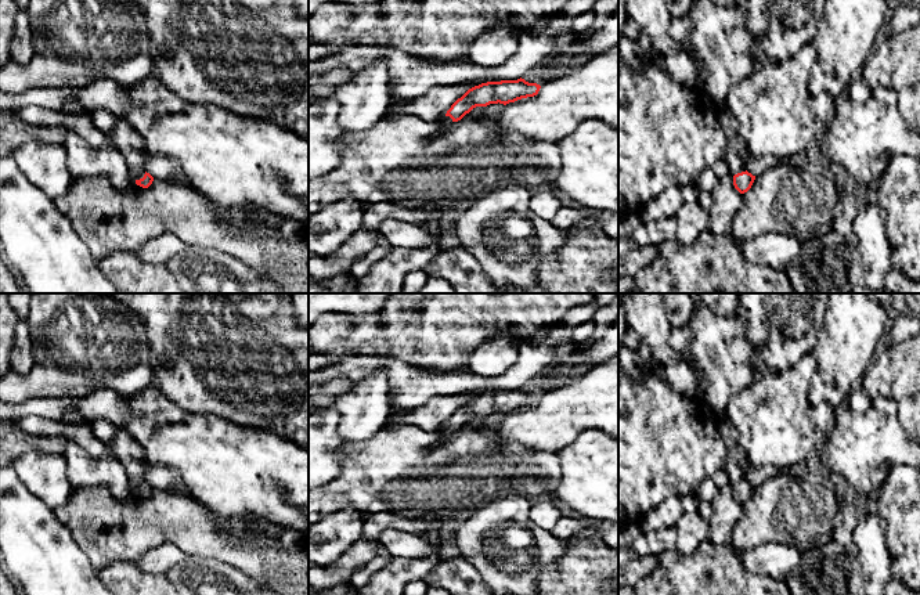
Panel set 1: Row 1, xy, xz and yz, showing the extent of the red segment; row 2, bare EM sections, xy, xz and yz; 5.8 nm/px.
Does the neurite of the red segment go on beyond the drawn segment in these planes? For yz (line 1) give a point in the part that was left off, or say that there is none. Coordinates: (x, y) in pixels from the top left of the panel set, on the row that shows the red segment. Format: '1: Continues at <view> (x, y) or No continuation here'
1: Continues at yz (738, 155)

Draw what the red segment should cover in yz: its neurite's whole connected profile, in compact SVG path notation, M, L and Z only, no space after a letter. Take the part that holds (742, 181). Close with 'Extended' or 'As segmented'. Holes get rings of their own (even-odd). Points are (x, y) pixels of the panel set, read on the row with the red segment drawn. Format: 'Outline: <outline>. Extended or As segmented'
Outline: M726 107L719 108L719 119L728 141L725 161L733 176L733 185L740 194L744 194L755 180L755 176L746 170L747 162L751 158L747 143L739 134L736 116Z. Extended

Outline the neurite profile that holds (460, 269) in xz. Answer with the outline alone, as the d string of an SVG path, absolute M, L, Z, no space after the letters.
M461 246L440 250L422 271L427 277L445 280L455 293L502 293L487 278L481 264Z

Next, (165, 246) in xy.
M170 232L160 234L138 249L141 260L148 263L166 263L174 257L185 257L188 246Z

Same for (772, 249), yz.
M766 232L751 241L733 239L746 260L768 266L776 271L789 268L793 263L807 257L812 249L812 244L800 241L794 234Z

